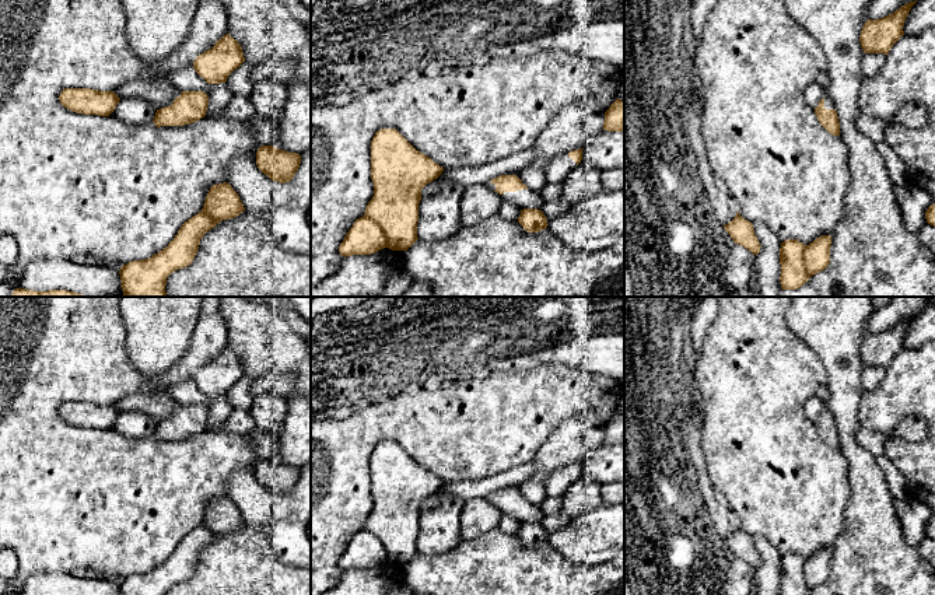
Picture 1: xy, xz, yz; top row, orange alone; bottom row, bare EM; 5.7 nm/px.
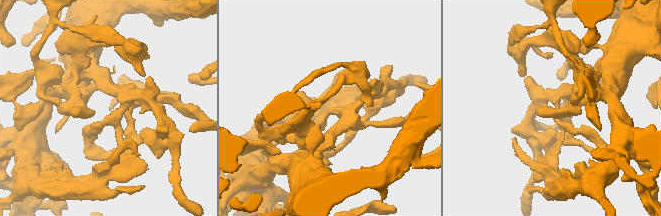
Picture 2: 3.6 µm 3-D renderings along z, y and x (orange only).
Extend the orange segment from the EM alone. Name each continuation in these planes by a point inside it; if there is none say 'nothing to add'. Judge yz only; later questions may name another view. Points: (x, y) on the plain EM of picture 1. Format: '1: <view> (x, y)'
1: yz (815, 406)

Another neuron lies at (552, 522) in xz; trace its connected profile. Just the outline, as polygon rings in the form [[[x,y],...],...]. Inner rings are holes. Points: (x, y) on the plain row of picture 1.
[[[561,510],[556,514],[544,517],[542,525],[546,529],[547,535],[556,532],[557,529],[565,526],[570,521],[570,515]]]

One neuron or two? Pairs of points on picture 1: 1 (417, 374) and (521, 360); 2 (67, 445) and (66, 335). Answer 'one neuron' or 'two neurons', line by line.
1: two neurons
2: one neuron

